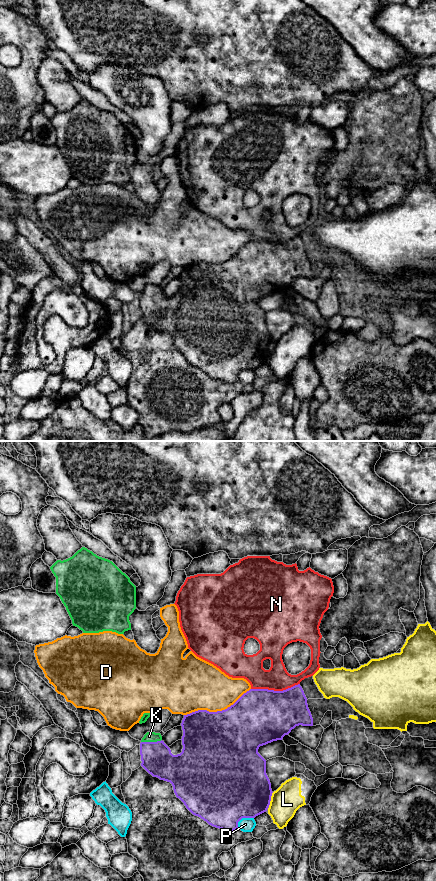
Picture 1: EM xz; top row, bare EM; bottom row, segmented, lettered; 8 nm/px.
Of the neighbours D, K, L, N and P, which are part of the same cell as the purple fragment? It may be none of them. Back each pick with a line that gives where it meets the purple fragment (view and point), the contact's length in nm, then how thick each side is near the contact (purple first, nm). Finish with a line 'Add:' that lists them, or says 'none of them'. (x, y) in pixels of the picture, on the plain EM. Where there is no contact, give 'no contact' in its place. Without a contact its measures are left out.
K: contact xz (151, 294); length 170 nm; calibres 260 and 80 nm
Add: K

